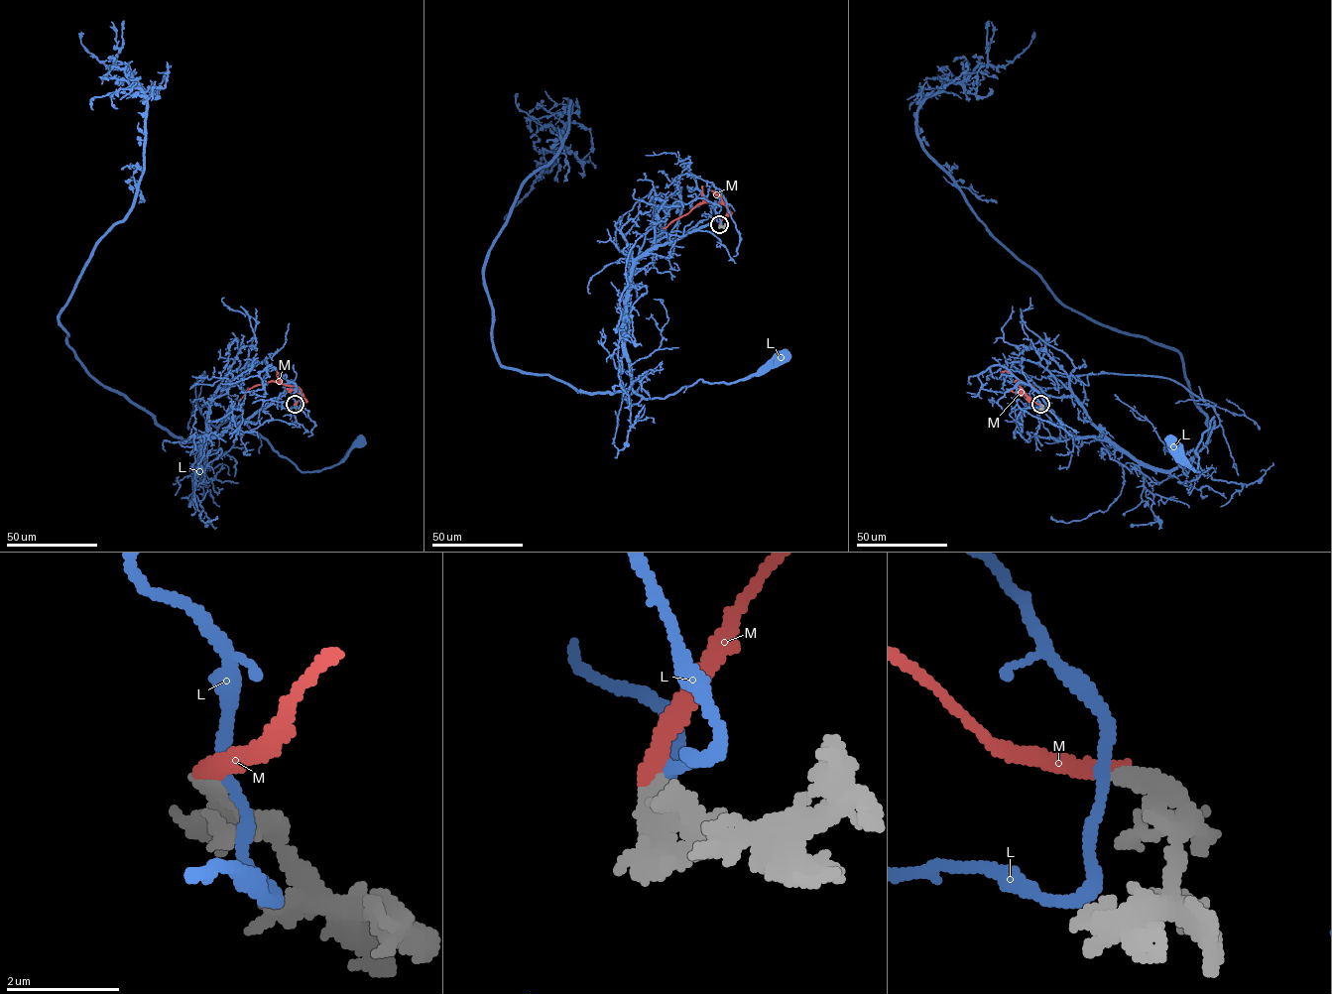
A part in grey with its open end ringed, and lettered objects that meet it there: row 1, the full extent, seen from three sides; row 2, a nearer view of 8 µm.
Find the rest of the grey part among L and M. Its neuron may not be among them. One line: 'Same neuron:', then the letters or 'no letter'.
Same neuron: M

